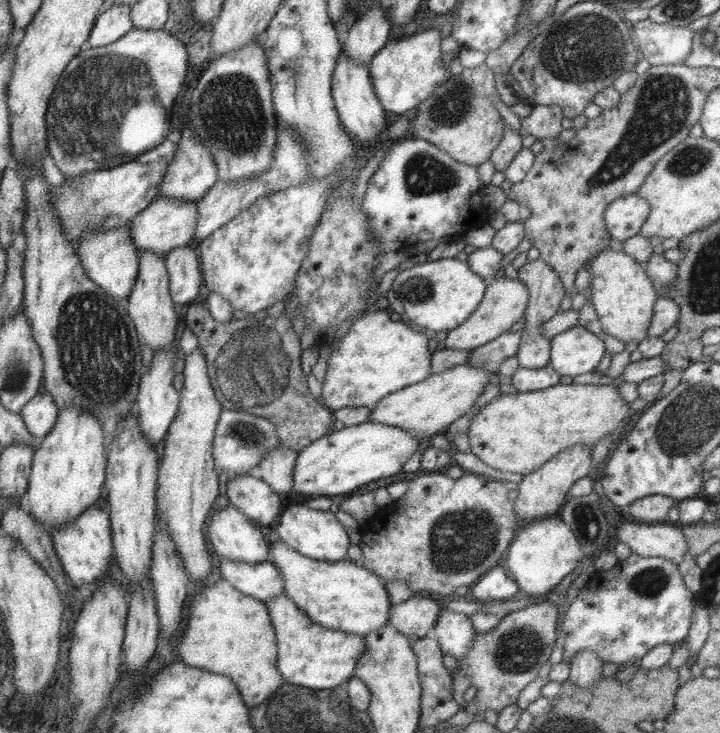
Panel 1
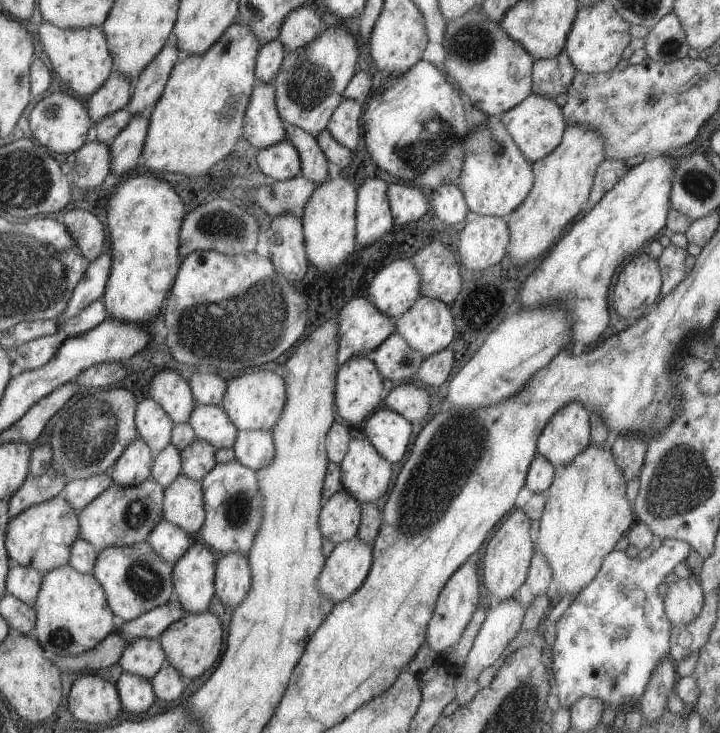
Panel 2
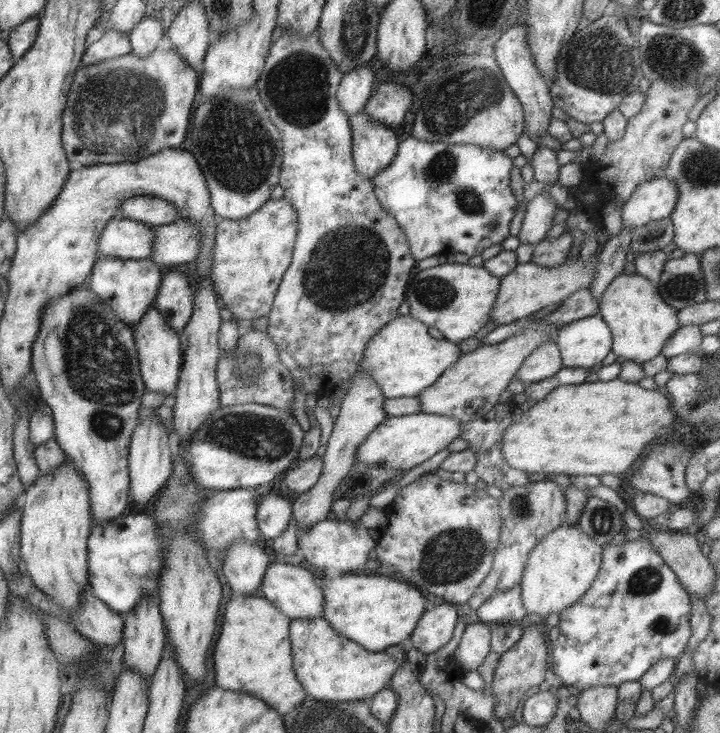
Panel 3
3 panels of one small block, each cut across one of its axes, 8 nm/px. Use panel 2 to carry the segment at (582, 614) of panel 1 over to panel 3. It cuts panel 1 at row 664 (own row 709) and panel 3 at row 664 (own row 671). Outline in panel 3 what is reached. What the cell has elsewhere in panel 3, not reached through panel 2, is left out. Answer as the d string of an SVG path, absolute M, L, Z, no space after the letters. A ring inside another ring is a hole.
M639 537L633 542L624 541L621 544L612 546L611 543L607 543L602 547L602 562L598 570L595 580L591 584L591 587L581 596L580 600L567 608L563 608L561 612L558 612L558 624L559 634L556 640L553 642L552 646L552 667L554 674L557 674L561 684L566 687L573 689L574 692L579 692L585 690L585 688L591 688L591 686L619 686L621 682L633 682L638 681L644 672L649 670L649 668L656 664L662 659L675 659L677 660L685 650L687 646L687 641L691 636L690 628L690 614L689 606L691 606L690 598L688 593L681 587L678 582L675 573L669 569L661 559L661 556L653 549L649 540Z

